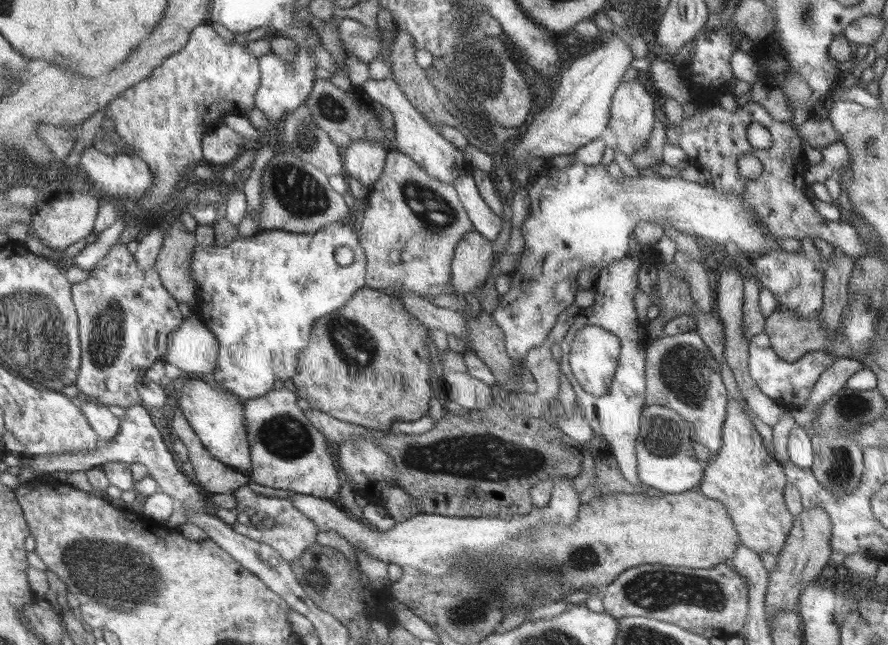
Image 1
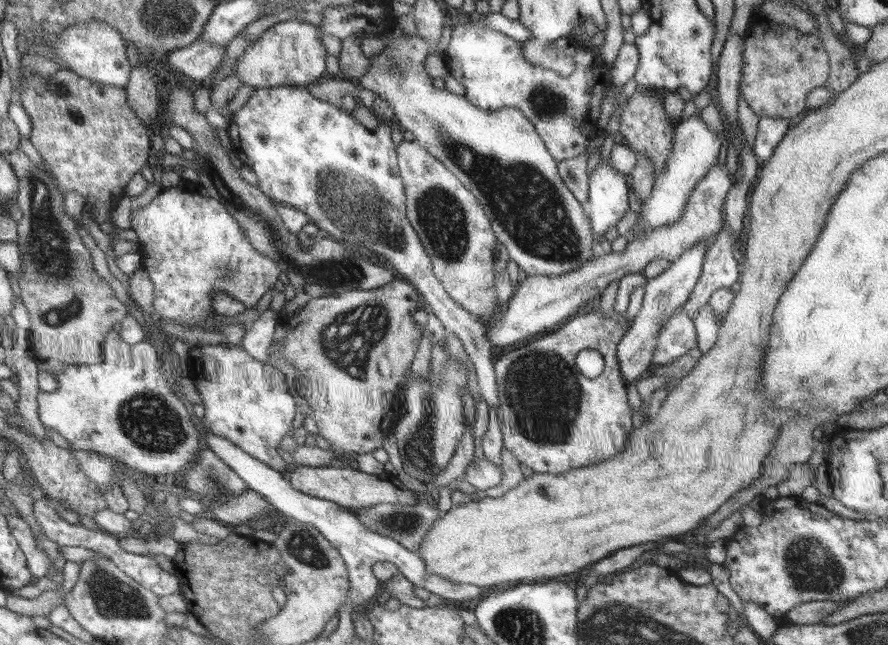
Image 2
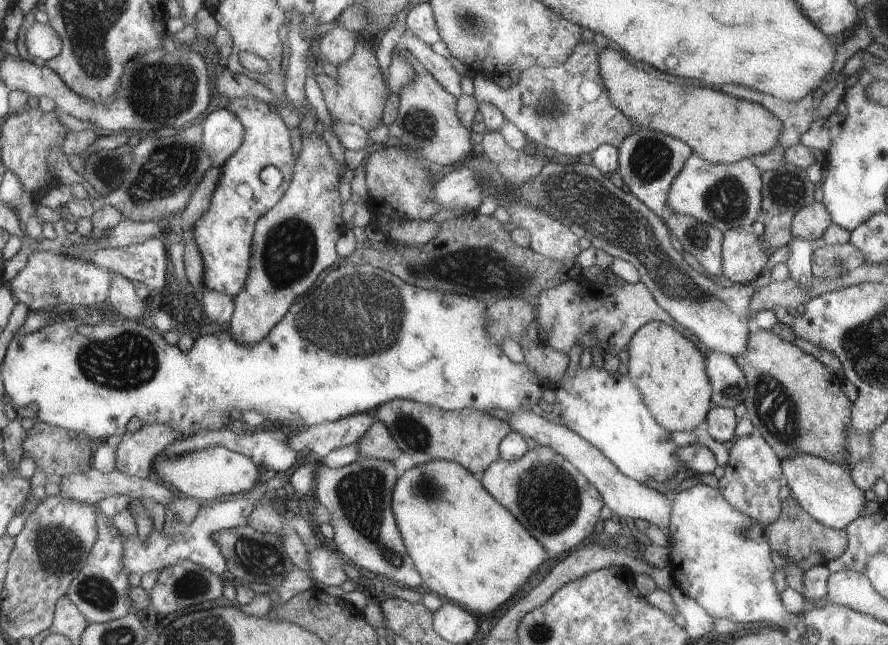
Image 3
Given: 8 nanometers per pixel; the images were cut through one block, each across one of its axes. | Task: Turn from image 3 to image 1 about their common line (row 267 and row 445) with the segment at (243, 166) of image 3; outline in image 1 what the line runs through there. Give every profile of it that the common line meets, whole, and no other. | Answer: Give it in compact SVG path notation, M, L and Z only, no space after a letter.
M190 376L182 384L182 390L178 392L177 402L200 443L211 453L211 456L239 473L250 473L252 461L250 461L247 426L245 425L245 400L241 400L231 391L216 390L210 383Z

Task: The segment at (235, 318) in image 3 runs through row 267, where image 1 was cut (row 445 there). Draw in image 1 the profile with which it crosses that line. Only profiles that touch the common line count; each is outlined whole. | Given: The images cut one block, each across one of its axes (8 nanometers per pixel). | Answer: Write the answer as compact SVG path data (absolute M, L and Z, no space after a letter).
M286 387L245 400L245 425L252 461L252 470L248 475L252 485L260 490L332 500L340 490L340 478L331 441L310 423L298 401L297 394Z

